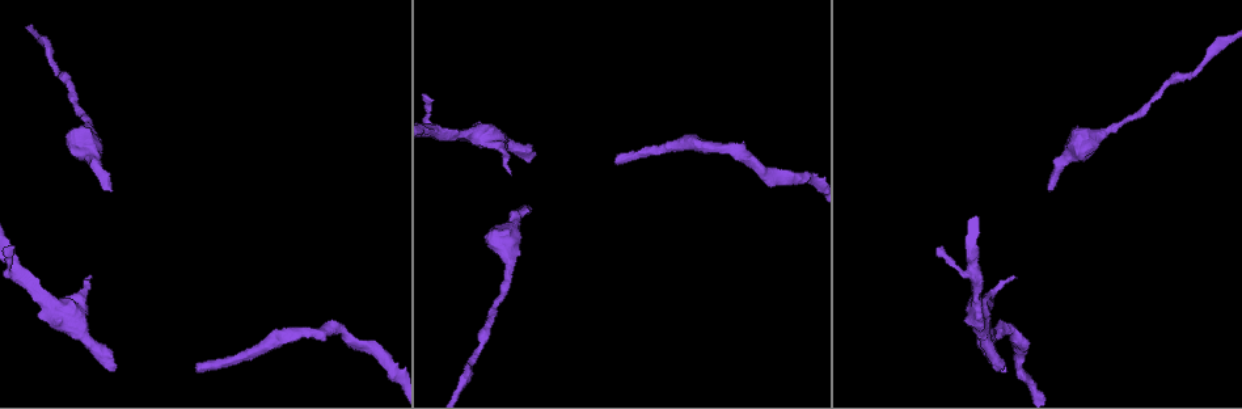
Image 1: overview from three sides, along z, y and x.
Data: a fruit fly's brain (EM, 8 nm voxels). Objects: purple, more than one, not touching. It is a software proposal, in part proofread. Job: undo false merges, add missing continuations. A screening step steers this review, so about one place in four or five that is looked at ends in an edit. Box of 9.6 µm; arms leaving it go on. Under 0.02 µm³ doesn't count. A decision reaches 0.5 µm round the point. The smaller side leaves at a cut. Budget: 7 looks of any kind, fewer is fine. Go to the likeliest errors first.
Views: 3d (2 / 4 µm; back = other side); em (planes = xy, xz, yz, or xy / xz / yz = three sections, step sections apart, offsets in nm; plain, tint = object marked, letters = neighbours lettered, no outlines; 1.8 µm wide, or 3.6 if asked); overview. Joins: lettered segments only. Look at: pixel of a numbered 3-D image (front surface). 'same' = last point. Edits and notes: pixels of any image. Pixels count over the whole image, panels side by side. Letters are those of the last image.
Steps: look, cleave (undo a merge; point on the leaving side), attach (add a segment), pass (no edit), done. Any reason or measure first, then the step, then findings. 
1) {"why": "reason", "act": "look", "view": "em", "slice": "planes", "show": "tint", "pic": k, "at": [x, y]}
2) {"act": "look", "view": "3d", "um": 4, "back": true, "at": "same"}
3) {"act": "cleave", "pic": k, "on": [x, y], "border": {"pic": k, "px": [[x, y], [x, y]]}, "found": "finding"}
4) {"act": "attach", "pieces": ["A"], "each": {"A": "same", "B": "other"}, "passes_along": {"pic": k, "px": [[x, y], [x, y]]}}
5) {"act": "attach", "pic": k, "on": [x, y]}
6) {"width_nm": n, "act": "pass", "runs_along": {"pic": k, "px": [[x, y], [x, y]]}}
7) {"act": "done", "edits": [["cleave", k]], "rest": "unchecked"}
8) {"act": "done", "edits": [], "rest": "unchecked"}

{"act": "look", "view": "em", "slice": "planes", "show": "letters", "pic": 1, "at": [200, 370]}

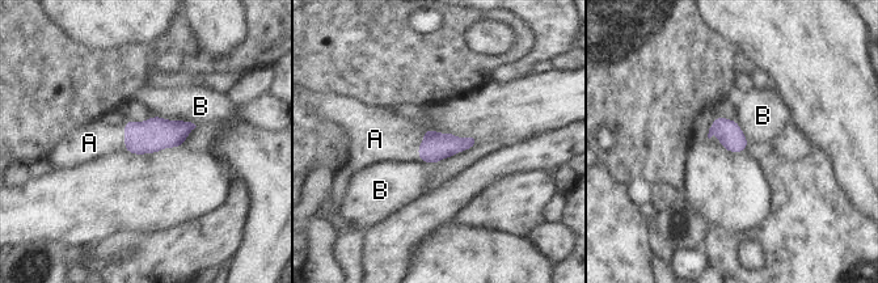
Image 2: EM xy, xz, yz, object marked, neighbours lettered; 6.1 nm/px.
{"act": "attach", "pieces": ["A"], "each": {"A": "same", "B": "other"}, "found": "it goes on there"}

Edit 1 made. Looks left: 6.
{"act": "look", "view": "overview"}

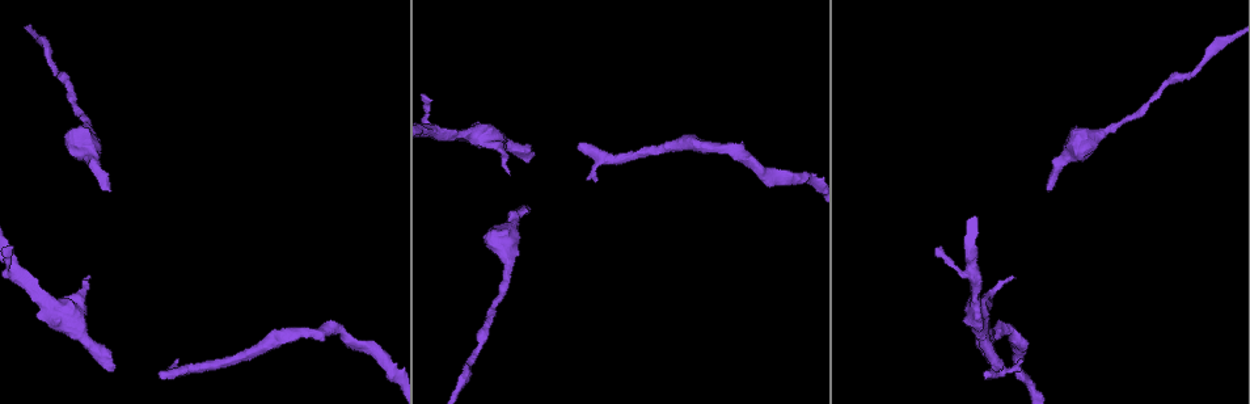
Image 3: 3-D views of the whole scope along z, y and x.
{"why": "free end", "act": "look", "view": "em", "slice": "planes", "show": "letters", "pic": 3, "at": [1013, 276]}

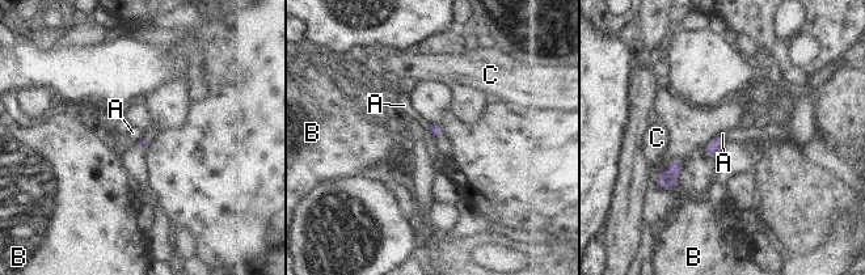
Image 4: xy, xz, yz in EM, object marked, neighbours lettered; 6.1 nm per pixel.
{"act": "pass", "each": {"A": "other", "B": "other", "C": "other"}, "border": {"pic": 4, "px": [[429, 125], [433, 135]]}, "found": "no lettered segment goes on from it"}

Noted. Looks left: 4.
{"act": "done", "edits": [["attach", 2]], "rest": "unchecked"}

